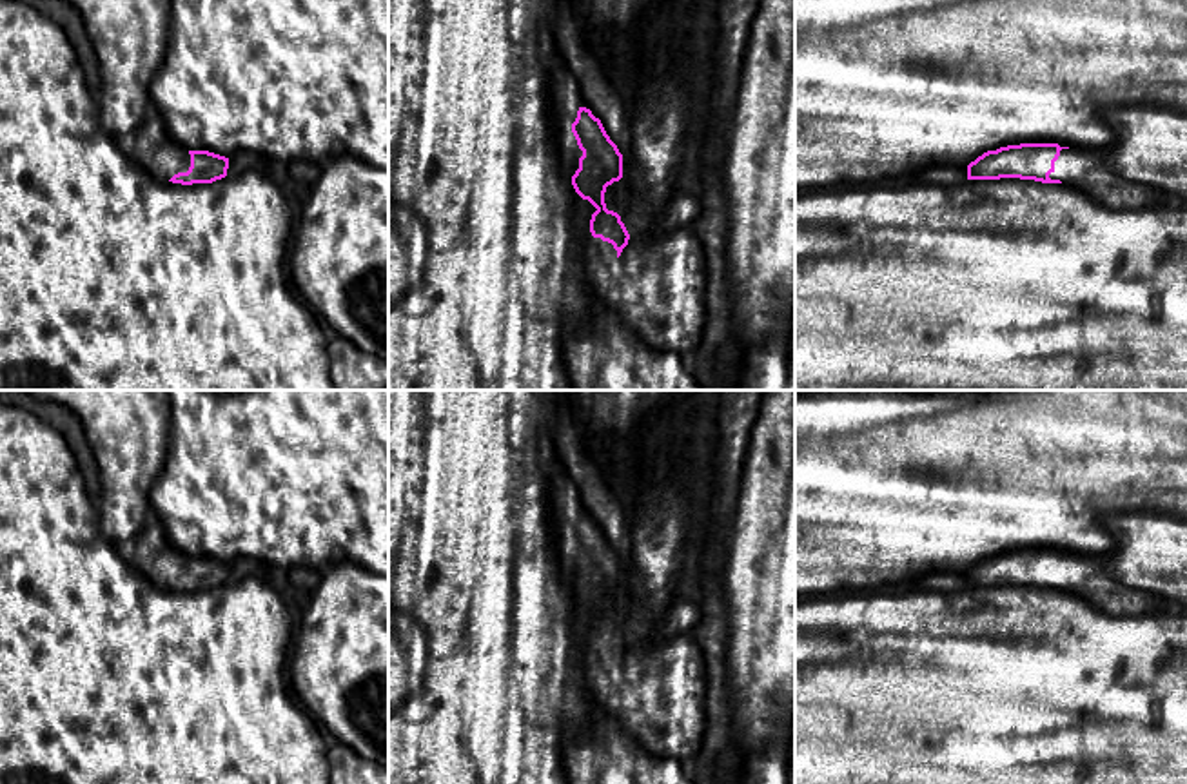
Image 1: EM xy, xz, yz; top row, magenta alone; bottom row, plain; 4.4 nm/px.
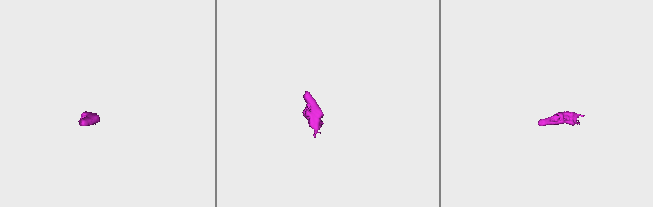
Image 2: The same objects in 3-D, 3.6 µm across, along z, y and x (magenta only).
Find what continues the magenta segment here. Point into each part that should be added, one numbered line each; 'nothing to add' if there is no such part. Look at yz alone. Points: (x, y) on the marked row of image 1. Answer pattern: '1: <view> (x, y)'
1: yz (1084, 169)

